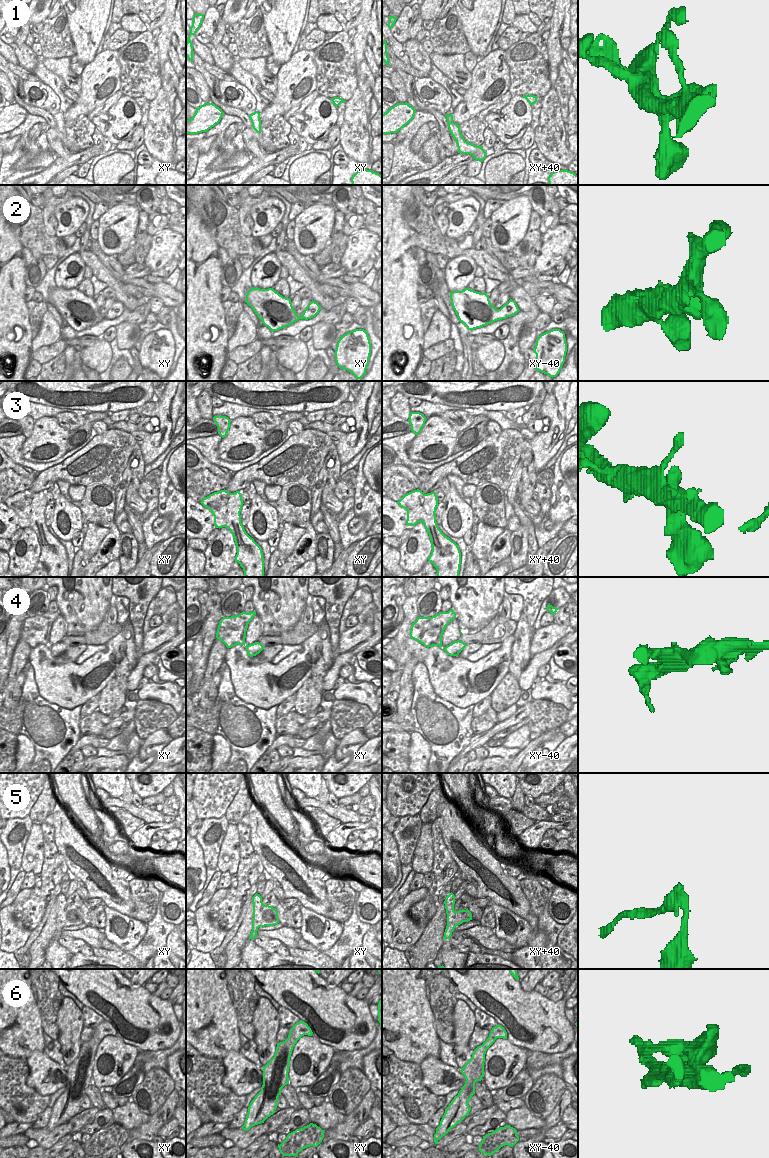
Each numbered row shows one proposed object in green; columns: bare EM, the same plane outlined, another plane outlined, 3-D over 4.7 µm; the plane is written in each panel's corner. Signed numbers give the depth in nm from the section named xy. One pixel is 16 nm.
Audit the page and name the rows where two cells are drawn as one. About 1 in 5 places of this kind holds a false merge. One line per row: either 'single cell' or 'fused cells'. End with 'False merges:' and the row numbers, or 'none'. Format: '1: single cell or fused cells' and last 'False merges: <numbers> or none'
1: single cell
2: single cell
3: single cell
4: single cell
5: fused cells
6: fused cells
False merges: 5, 6

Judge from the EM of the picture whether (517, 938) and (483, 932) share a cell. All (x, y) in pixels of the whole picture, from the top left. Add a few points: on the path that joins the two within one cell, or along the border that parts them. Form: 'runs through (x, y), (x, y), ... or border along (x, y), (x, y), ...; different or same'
border along (493, 930), (499, 938), (507, 942); different

